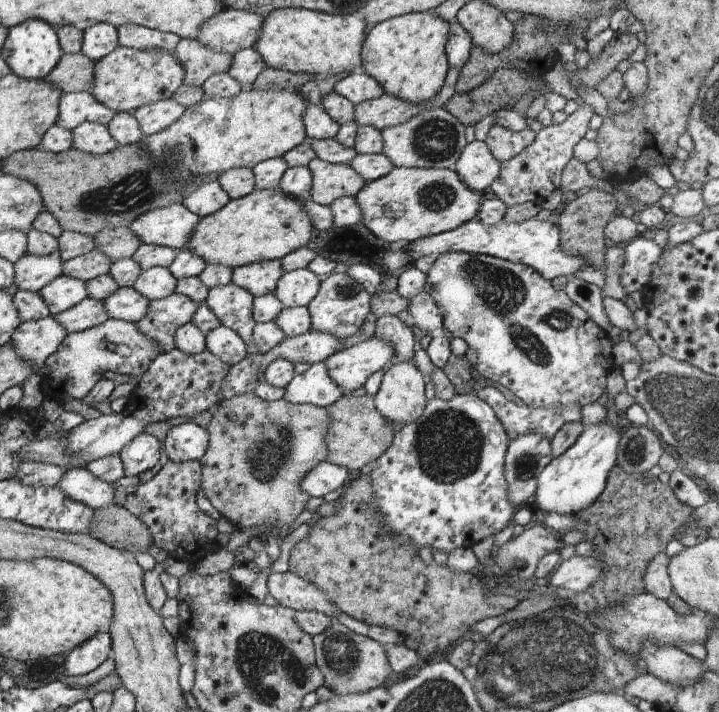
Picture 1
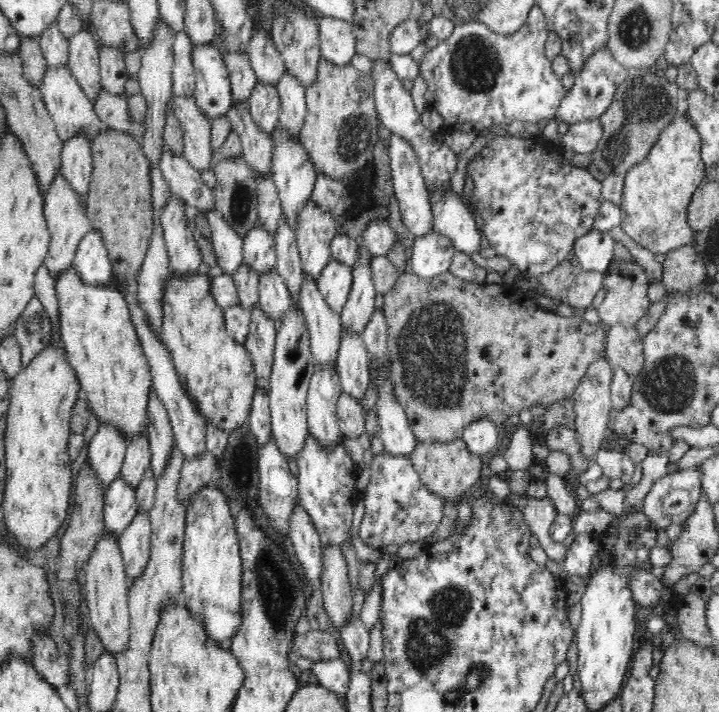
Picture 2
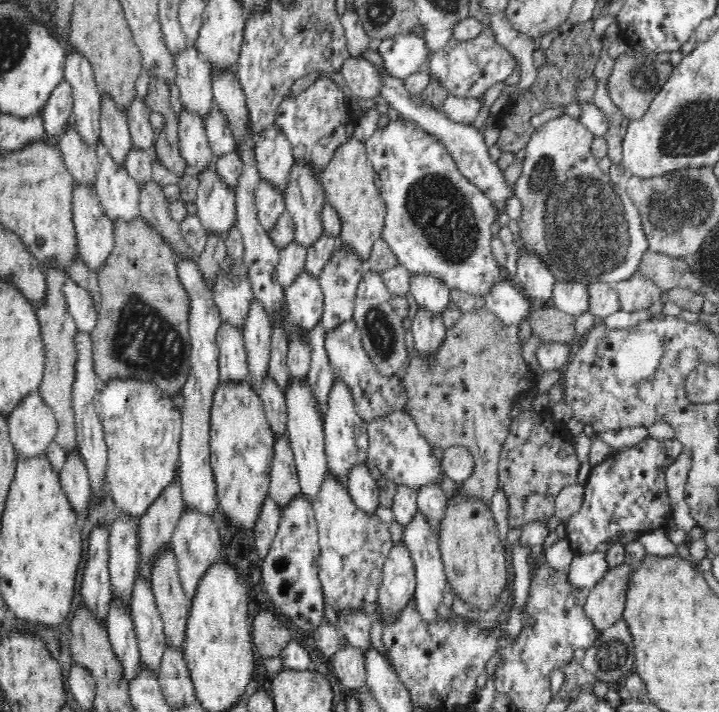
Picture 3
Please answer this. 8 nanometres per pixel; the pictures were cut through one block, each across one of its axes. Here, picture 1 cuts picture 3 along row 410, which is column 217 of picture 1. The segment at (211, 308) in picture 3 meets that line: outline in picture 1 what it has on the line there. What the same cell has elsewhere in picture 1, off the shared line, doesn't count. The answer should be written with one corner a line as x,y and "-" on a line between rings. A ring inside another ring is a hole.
214,181
191,190
182,203
187,209
203,218
220,210
229,200
219,181

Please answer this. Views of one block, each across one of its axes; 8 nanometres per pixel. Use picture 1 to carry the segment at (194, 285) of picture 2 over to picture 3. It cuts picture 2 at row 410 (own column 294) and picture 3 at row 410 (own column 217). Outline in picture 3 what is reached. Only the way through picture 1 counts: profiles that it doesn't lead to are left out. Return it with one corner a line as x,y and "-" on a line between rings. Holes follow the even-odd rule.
248,378
238,384
218,382
210,408
209,447
219,508
232,527
248,530
259,521
260,510
269,496
275,441
261,398
252,390

